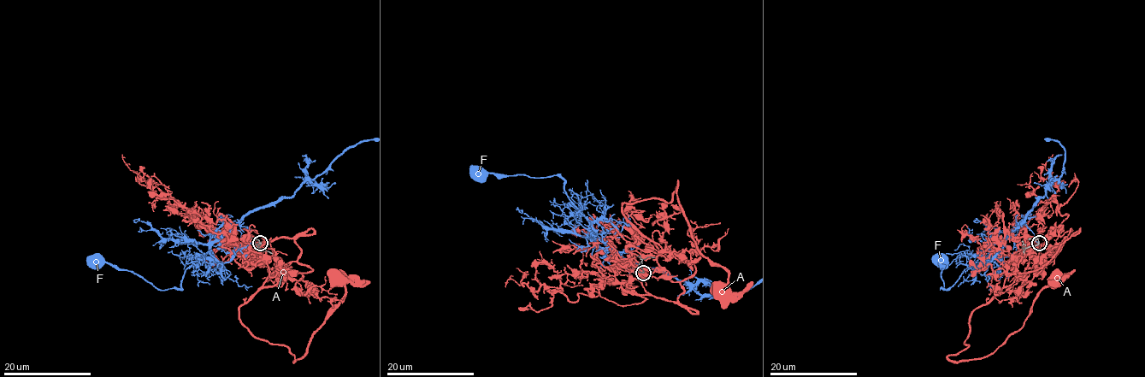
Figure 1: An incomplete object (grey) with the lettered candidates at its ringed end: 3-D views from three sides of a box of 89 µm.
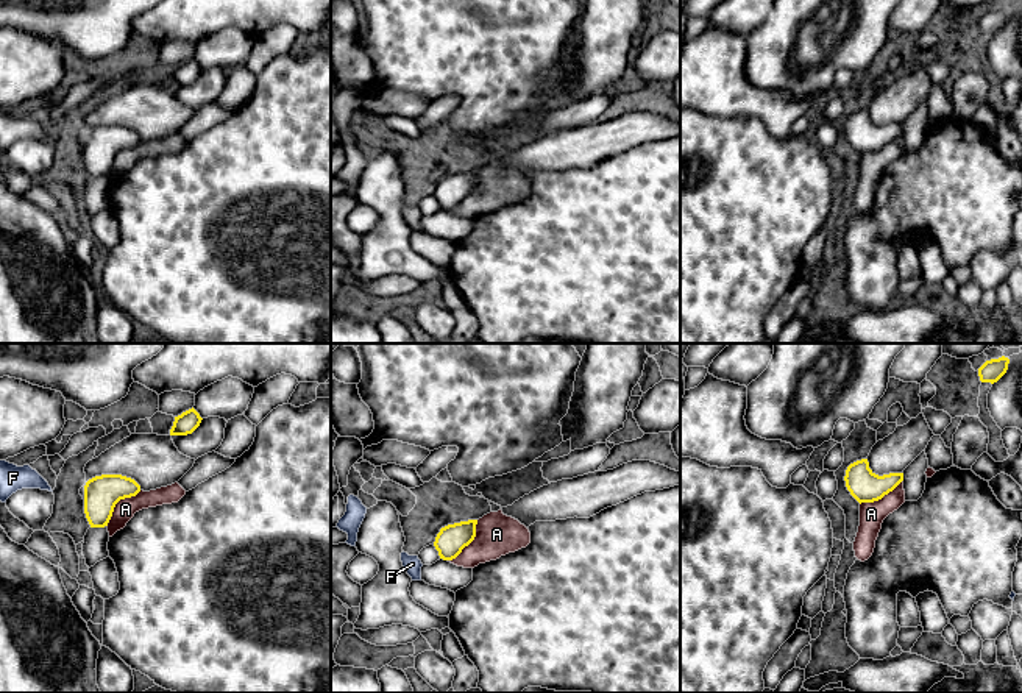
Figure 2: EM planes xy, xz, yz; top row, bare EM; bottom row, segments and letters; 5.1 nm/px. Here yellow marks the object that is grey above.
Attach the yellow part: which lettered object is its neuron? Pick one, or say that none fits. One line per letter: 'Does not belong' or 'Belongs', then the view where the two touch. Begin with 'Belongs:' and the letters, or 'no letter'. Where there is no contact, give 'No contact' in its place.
Belongs: no letter
A: Does not belong. Touches yellow in xy
F: Does not belong. No contact

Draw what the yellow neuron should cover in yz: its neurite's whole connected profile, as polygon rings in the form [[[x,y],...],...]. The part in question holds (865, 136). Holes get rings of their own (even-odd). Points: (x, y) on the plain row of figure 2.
[[[861,109],[847,117],[844,131],[860,155],[874,153],[892,142],[903,131],[903,123],[878,126],[869,119],[868,109]]]

